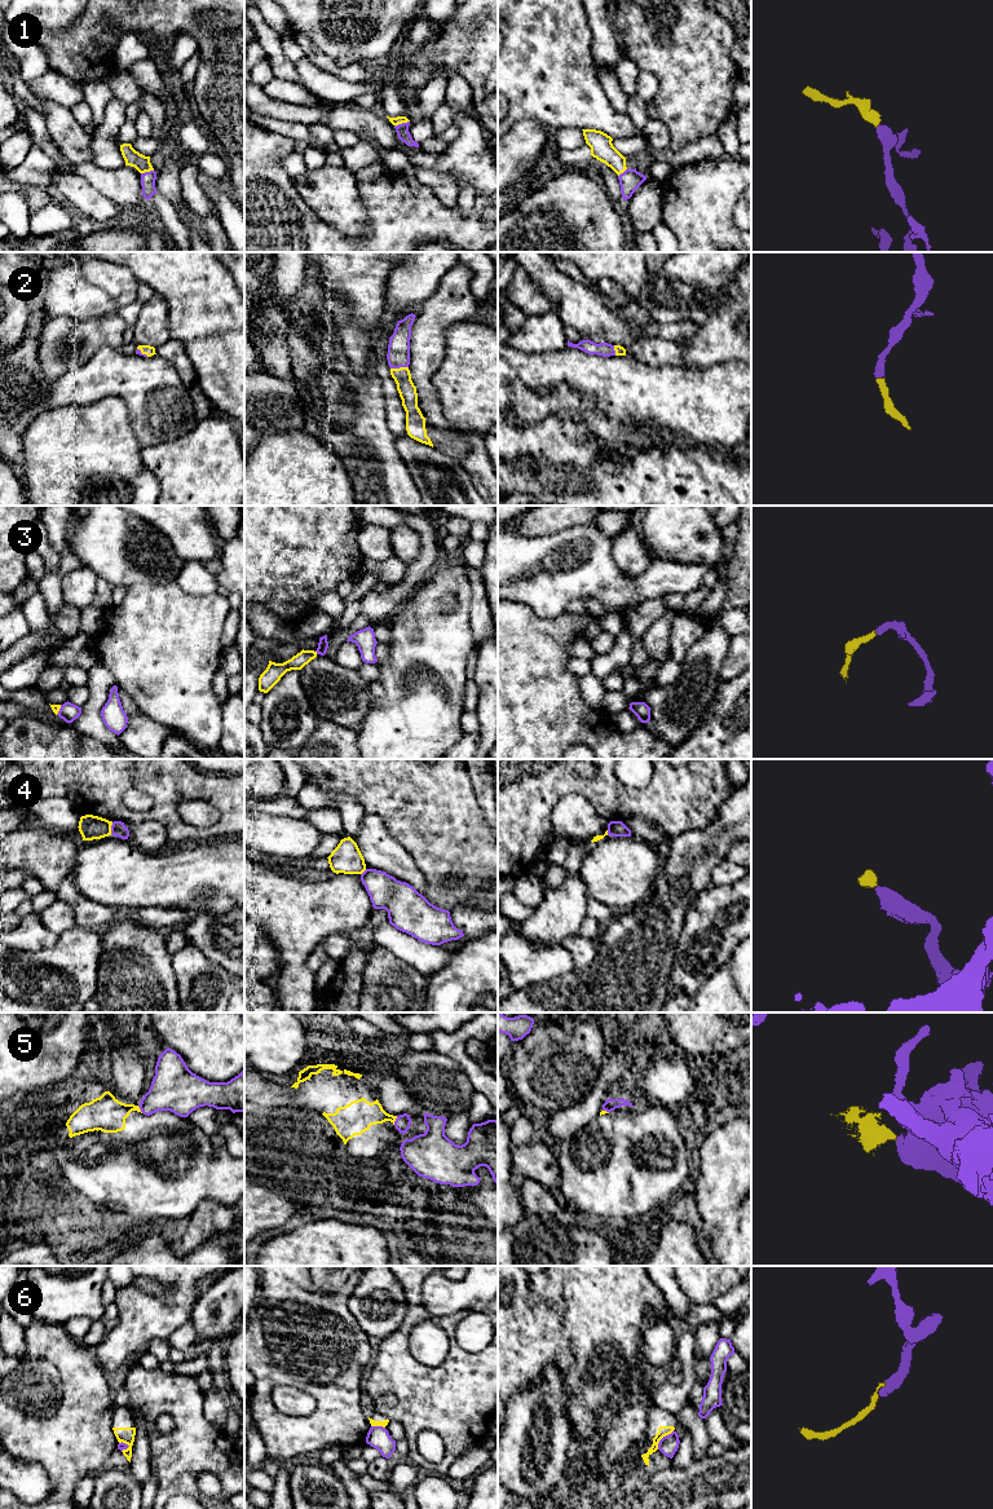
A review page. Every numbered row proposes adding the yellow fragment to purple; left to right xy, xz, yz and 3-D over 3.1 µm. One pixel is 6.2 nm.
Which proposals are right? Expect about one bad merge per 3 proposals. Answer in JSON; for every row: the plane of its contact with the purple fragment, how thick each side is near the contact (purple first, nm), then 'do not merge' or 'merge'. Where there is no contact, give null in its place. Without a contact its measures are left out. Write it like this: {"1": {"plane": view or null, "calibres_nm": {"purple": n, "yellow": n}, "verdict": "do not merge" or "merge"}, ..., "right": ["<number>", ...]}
{"1": {"plane": "xz", "calibres_nm": {"purple": 80, "yellow": 50}, "verdict": "merge"}, "2": {"plane": "xz", "calibres_nm": {"purple": 140, "yellow": 110}, "verdict": "merge"}, "3": {"plane": "xz", "calibres_nm": {"purple": 60, "yellow": 90}, "verdict": "merge"}, "4": {"plane": "xy", "calibres_nm": {"purple": 90, "yellow": 150}, "verdict": "do not merge"}, "5": {"plane": "xz", "calibres_nm": {"purple": 100, "yellow": 200}, "verdict": "do not merge"}, "6": {"plane": "yz", "calibres_nm": {"purple": 120, "yellow": 60}, "verdict": "do not merge"}, "right": ["1", "2", "3"]}

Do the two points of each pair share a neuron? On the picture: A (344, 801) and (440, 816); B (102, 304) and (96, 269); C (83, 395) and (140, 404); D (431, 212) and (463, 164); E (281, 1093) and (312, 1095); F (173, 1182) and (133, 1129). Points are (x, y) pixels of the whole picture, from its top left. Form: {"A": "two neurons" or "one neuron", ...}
{"A": "two neurons", "B": "two neurons", "C": "one neuron", "D": "two neurons", "E": "one neuron", "F": "one neuron"}

